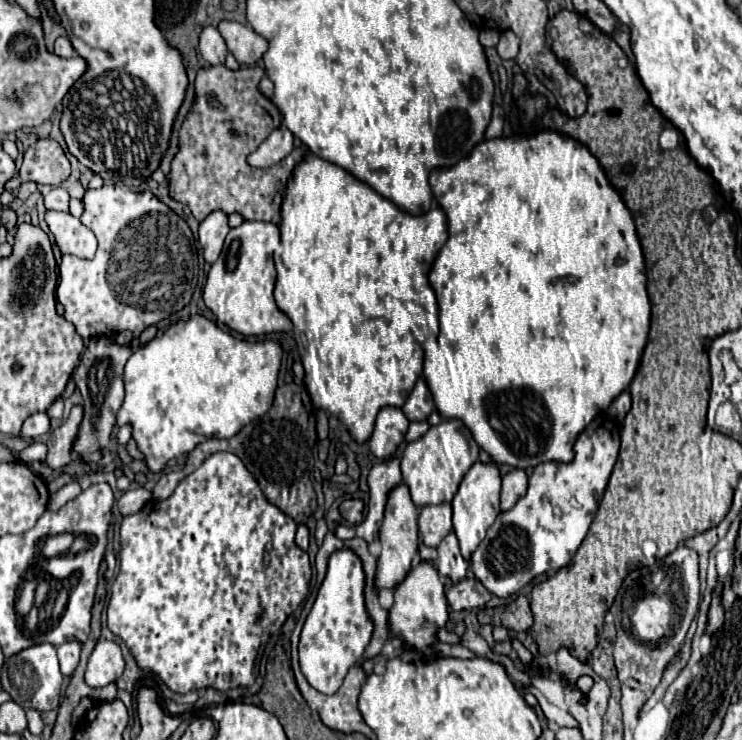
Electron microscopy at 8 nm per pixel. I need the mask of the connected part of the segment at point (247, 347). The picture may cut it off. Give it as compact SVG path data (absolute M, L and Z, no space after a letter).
M197 314L193 316L191 320L183 322L179 320L177 324L169 326L161 336L153 338L151 342L147 342L145 346L141 346L139 350L135 350L131 354L131 358L127 360L125 364L125 372L123 372L123 382L125 382L125 374L127 374L127 392L125 392L125 402L123 402L123 408L119 410L119 416L117 416L117 426L123 426L127 422L133 424L133 438L137 440L137 446L139 450L145 454L145 460L147 460L147 466L151 472L157 472L165 466L167 460L171 458L177 458L181 454L187 454L191 452L199 442L207 440L207 438L231 438L235 436L245 424L249 424L251 420L263 416L269 408L271 408L271 402L273 402L273 396L275 396L275 388L277 388L277 374L279 374L279 366L281 366L281 356L283 356L283 350L281 350L281 344L275 342L275 340L257 340L257 342L249 342L249 340L239 340L235 338L233 334L229 332L223 332L213 320Z

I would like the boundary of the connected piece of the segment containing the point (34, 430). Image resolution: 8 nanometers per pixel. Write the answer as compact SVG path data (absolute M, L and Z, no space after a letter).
M37 412L37 414L31 414L25 422L23 422L23 428L21 428L21 438L25 440L31 440L31 438L37 438L41 434L47 434L49 432L49 416L45 412Z

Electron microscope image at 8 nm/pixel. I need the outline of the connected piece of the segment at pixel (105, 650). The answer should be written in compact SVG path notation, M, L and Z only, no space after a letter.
M97 642L93 654L89 656L85 680L91 688L103 688L111 682L117 682L125 670L125 660L121 648L115 642Z

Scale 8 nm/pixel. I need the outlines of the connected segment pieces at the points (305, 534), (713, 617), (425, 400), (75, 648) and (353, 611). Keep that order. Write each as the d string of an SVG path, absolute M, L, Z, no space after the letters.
M300 524L298 525L296 535L295 535L295 543L299 546L302 550L307 551L309 547L310 541L310 533L308 528Z
M713 594L711 600L711 608L709 608L709 622L707 622L707 634L715 634L721 626L723 626L723 614L725 614L725 606L723 600Z
M423 378L417 380L415 388L411 390L407 402L403 404L403 412L409 420L427 420L427 416L435 410L435 404L433 404L433 398L431 398L431 392L425 384Z
M67 642L67 644L61 644L57 648L57 654L59 654L59 664L61 664L61 672L71 676L71 672L77 668L77 662L79 662L79 654L81 654L81 644L79 642Z
M351 548L335 550L329 556L325 580L303 624L299 640L301 670L305 676L311 676L307 678L307 682L323 694L335 694L339 690L347 670L361 660L365 648L371 642L373 622L367 614L363 588L365 588L365 572L359 556Z

